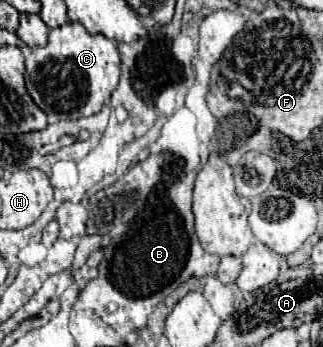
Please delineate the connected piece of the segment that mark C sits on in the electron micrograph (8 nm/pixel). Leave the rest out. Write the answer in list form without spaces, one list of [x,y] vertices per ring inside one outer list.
[[[65,23],[61,27],[49,29],[49,43],[45,47],[33,47],[31,55],[25,59],[25,85],[39,109],[47,115],[57,115],[59,119],[81,119],[101,111],[103,101],[111,97],[119,83],[119,51],[117,43],[103,35],[89,35],[79,23]]]

